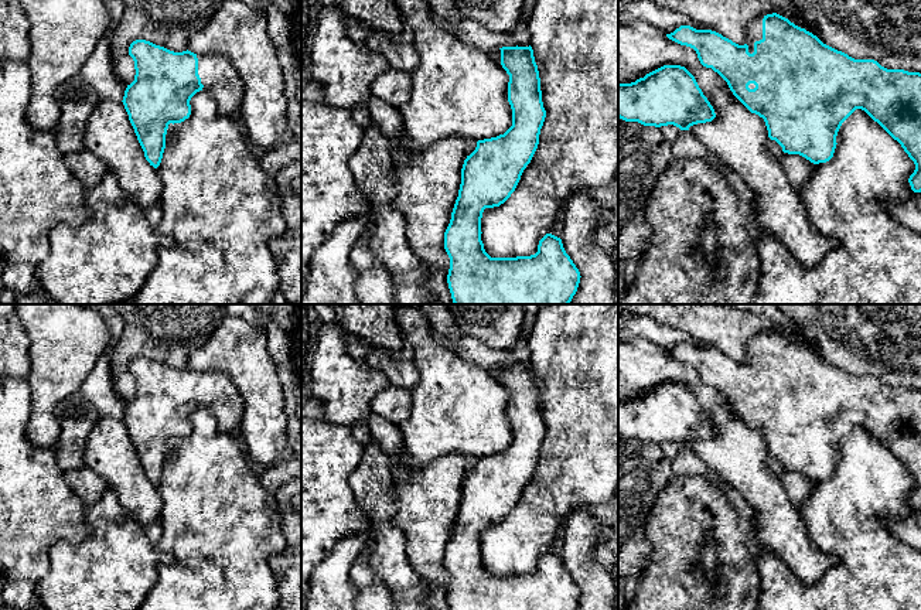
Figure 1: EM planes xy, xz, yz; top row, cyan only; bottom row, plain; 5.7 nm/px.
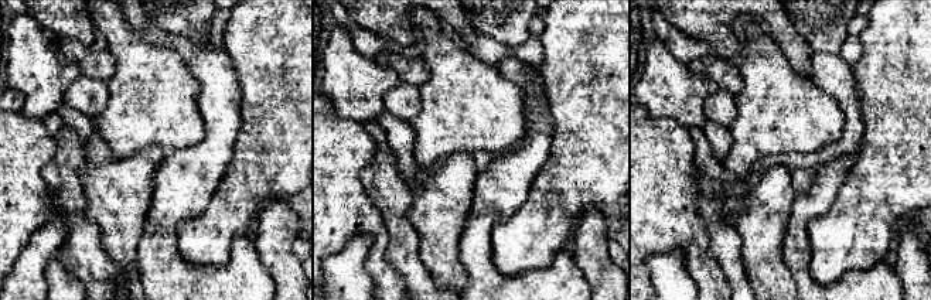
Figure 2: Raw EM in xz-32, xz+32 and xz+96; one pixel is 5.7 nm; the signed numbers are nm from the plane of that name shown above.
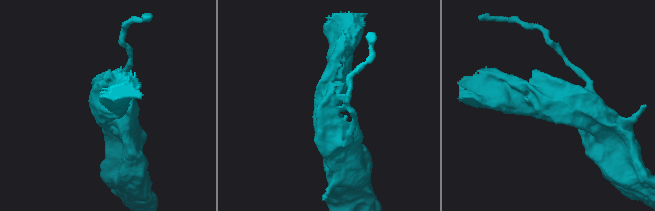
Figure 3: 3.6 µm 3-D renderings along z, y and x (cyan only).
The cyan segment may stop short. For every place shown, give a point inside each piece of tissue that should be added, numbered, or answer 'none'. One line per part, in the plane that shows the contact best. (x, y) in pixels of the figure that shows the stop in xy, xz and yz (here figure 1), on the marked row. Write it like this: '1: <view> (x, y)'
1: yz (754, 33)

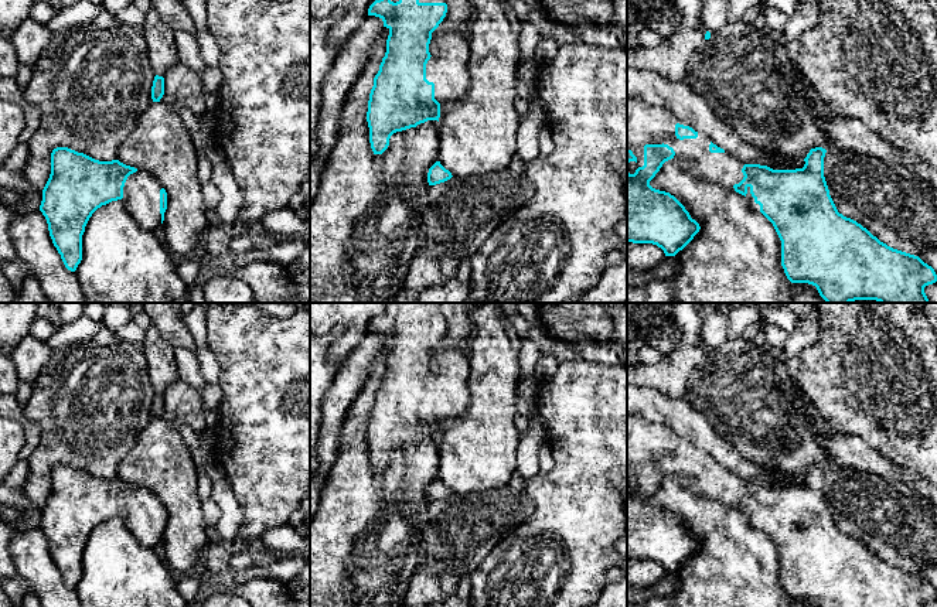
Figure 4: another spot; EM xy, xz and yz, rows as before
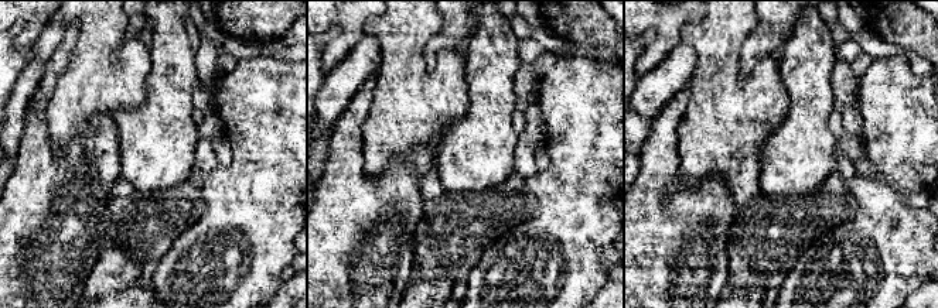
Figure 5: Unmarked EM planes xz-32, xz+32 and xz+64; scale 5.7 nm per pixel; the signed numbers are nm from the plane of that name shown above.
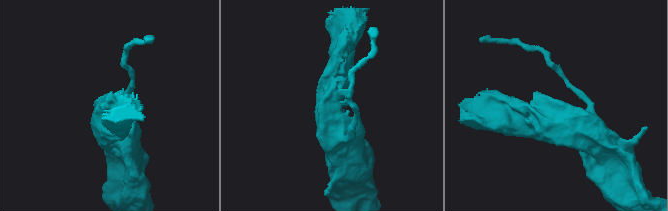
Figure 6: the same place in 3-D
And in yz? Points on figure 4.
1: yz (646, 125)

